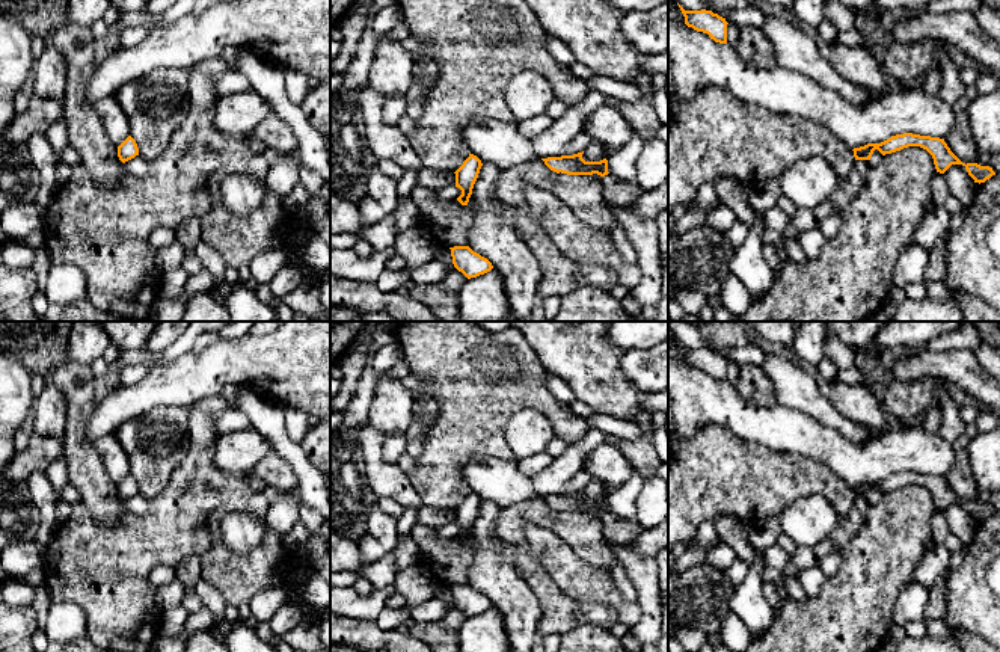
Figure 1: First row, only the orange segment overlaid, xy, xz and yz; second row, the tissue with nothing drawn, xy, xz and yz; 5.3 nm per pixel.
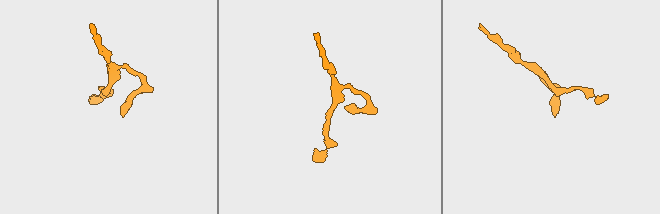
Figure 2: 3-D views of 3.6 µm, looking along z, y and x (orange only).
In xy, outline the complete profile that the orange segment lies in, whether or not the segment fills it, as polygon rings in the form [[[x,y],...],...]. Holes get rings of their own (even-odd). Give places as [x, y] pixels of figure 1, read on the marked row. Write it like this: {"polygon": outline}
{"polygon": [[[128,136],[119,146],[118,146],[118,157],[122,163],[134,158],[136,155],[139,155],[139,148],[136,140]]]}

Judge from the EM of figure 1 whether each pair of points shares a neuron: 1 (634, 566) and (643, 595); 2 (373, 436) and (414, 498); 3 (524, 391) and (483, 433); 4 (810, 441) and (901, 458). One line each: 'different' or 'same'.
1: same
2: same
3: same
4: same

